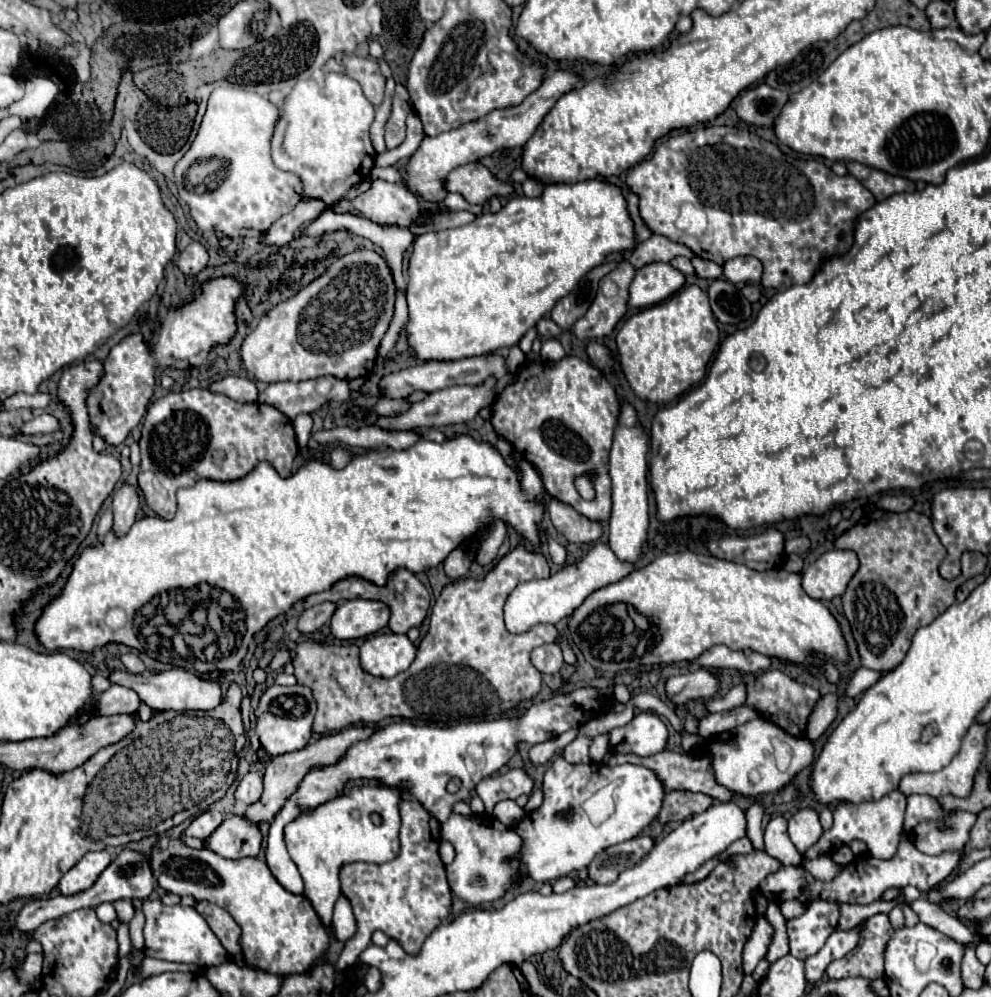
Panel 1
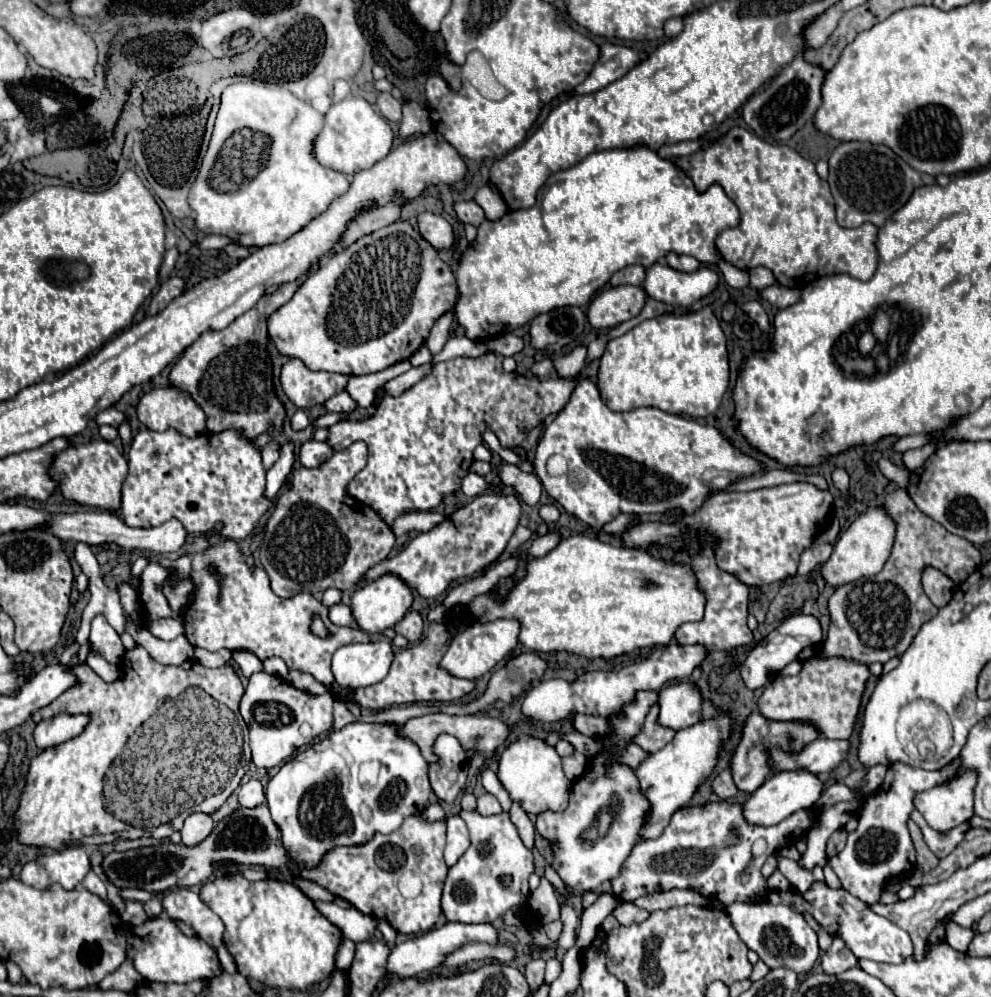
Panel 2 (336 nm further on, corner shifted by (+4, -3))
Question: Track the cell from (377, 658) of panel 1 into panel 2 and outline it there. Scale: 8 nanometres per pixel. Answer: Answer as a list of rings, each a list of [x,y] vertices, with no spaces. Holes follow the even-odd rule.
[[[388,642],[348,644],[334,652],[332,674],[340,688],[364,688],[386,678],[392,664],[392,646]]]

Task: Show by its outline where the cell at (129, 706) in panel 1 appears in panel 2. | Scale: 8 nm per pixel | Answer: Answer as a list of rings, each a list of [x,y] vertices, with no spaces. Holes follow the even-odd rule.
[[[60,714],[56,718],[42,720],[34,730],[34,742],[42,750],[50,746],[58,746],[78,736],[88,724],[88,720],[90,720],[88,716],[68,716],[68,714]]]

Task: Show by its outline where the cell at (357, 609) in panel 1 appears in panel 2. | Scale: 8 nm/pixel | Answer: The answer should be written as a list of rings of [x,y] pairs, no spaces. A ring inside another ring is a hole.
[[[382,574],[376,580],[364,582],[364,586],[360,586],[354,596],[352,596],[352,614],[358,622],[358,626],[368,632],[384,632],[386,628],[392,628],[398,620],[402,620],[406,616],[406,612],[412,608],[414,602],[414,592],[412,588],[396,574]]]

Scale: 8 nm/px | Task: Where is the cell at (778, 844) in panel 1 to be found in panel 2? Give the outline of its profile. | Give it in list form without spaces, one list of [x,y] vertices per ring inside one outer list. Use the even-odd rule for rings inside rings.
[[[720,800],[720,802],[708,802],[704,806],[688,806],[680,808],[670,824],[666,826],[664,834],[656,840],[640,840],[634,852],[628,856],[622,874],[612,880],[612,892],[618,900],[636,900],[644,896],[644,892],[654,894],[654,892],[668,892],[672,888],[692,888],[700,892],[706,898],[718,900],[724,906],[732,902],[754,902],[750,896],[764,894],[766,892],[766,880],[760,874],[762,864],[766,862],[768,856],[776,854],[784,846],[792,846],[798,836],[802,838],[806,830],[812,826],[814,814],[810,810],[798,810],[794,816],[788,816],[776,826],[754,826],[748,824],[740,812],[740,802],[734,806],[732,802]]]

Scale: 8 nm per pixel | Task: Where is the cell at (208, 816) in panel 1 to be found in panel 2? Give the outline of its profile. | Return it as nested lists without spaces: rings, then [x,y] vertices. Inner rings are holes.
[[[190,814],[184,822],[184,828],[180,830],[182,834],[182,844],[184,846],[196,846],[208,838],[208,834],[214,828],[214,820],[210,814]]]

